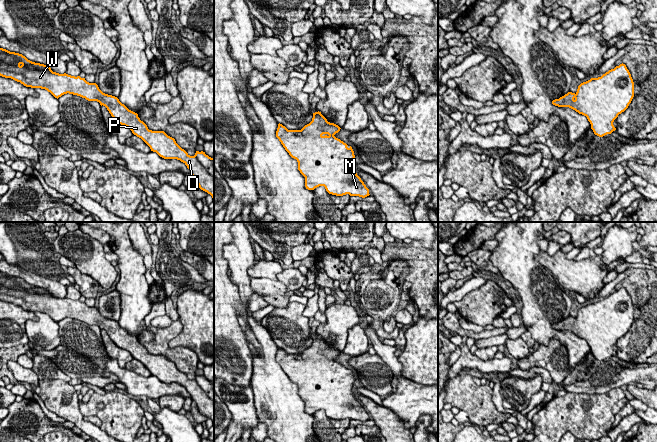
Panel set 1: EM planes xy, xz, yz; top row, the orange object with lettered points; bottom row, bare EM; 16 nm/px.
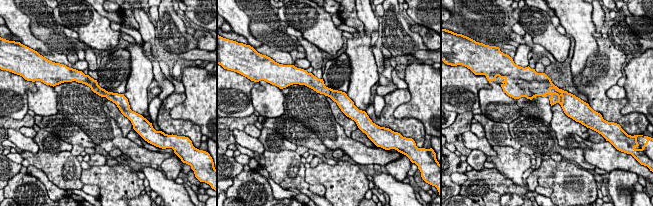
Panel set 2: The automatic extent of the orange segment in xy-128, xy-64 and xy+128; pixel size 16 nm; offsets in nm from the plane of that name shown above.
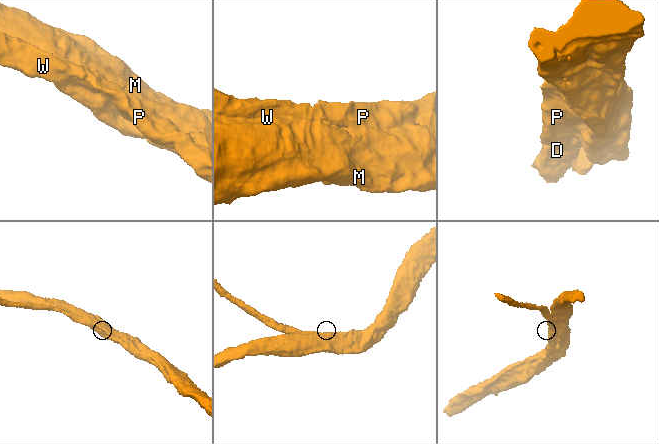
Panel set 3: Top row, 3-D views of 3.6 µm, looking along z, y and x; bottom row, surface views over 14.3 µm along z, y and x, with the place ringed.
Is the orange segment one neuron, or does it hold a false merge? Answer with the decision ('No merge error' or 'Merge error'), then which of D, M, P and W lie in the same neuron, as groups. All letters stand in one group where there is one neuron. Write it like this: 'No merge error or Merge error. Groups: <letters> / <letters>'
No merge error. Groups: D M P W

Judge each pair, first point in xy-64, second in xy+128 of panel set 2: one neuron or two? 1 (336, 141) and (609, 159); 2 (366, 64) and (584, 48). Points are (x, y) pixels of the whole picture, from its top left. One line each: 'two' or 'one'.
1: one
2: one

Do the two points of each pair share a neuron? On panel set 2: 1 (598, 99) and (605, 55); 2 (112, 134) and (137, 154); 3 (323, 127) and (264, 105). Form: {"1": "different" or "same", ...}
{"1": "same", "2": "same", "3": "different"}

